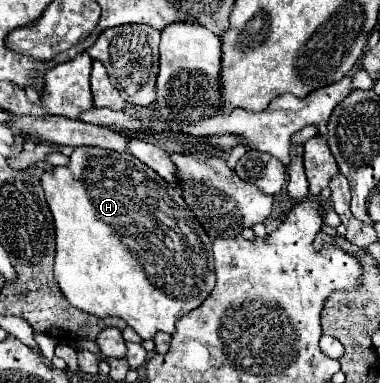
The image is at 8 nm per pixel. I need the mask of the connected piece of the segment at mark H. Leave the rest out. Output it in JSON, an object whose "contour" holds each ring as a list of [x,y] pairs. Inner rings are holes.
{"contour":[[[90,146],[74,148],[70,162],[66,166],[56,166],[52,172],[42,172],[40,182],[42,182],[44,196],[46,196],[48,208],[54,216],[54,226],[56,226],[54,278],[56,278],[56,284],[60,286],[62,294],[66,296],[66,300],[72,306],[76,306],[78,310],[88,312],[88,314],[98,316],[98,318],[118,316],[118,318],[126,320],[126,324],[132,326],[142,336],[142,340],[148,340],[148,338],[154,338],[154,334],[158,330],[174,334],[176,320],[180,320],[190,310],[198,308],[206,300],[206,296],[212,292],[214,280],[216,280],[214,258],[212,258],[212,240],[208,238],[208,234],[204,232],[200,222],[194,218],[190,208],[184,204],[178,188],[174,188],[174,184],[168,184],[166,180],[160,180],[160,176],[156,176],[156,172],[152,172],[146,164],[142,164],[130,152],[104,152],[104,148],[90,148]]]}

